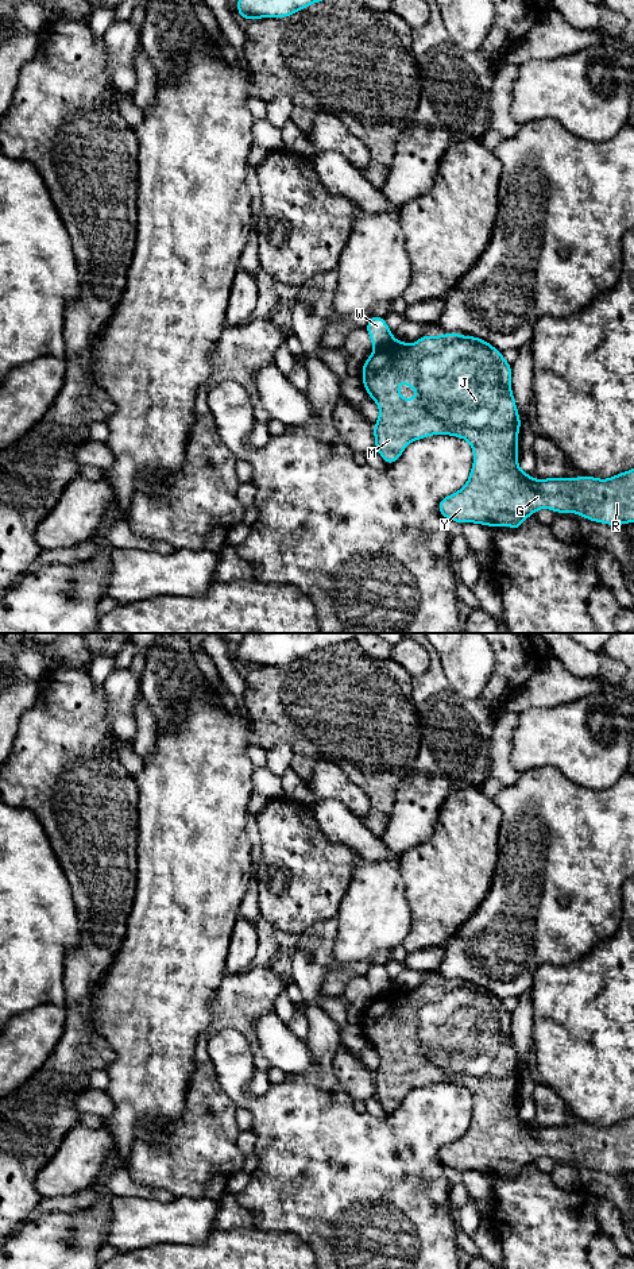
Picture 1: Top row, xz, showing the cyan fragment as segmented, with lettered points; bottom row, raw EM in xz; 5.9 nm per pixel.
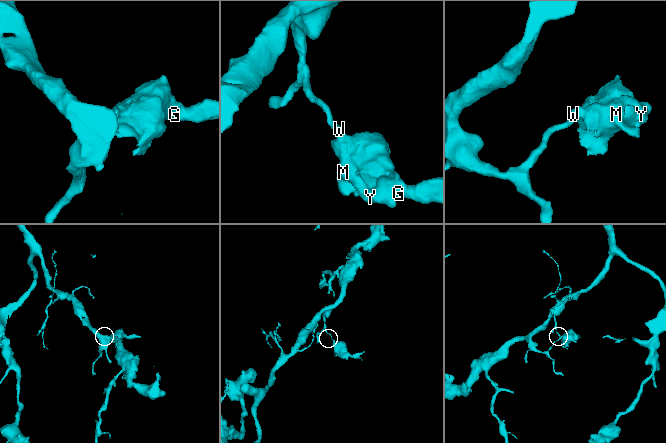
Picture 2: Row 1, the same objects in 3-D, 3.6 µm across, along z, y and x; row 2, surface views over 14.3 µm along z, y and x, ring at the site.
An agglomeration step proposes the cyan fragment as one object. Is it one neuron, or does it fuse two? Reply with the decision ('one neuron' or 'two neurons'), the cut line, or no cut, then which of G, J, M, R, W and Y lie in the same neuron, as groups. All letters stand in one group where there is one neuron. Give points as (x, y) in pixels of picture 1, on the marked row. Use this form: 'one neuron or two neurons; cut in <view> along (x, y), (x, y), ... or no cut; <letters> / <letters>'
two neurons; cut in xz along (394, 339), (374, 348); G J M R Y / W

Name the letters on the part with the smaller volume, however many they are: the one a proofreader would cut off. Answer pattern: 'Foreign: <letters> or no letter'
Foreign: G, J, M, R, Y

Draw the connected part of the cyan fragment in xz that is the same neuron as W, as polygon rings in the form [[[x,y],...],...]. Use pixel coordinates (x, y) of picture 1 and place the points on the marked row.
[[[371,316],[366,325],[366,329],[374,348],[382,344],[393,343],[395,340],[393,332],[388,329],[384,317]]]

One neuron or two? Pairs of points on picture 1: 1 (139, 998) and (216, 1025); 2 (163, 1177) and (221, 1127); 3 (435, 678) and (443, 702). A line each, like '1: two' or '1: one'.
1: two
2: one
3: one

